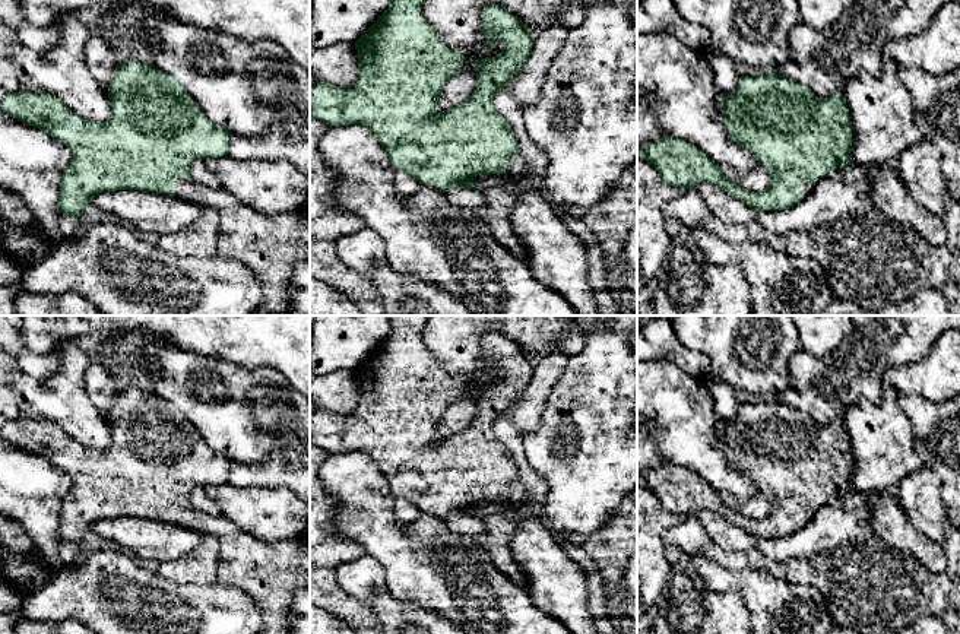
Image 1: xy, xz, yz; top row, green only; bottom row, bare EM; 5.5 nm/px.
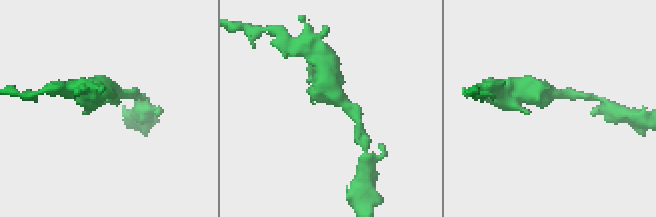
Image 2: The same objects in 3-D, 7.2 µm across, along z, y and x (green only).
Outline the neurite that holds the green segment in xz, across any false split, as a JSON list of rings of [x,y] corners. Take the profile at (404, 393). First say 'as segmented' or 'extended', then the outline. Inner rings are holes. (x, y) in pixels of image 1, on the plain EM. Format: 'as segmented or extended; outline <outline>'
extended; outline [[[386,316],[389,335],[383,342],[355,368],[358,380],[358,400],[349,413],[336,413],[330,409],[319,409],[310,416],[310,446],[320,447],[330,454],[361,451],[367,454],[384,475],[389,489],[395,497],[408,500],[419,511],[428,511],[438,517],[452,514],[479,516],[475,503],[522,501],[526,495],[519,482],[517,465],[510,450],[495,437],[494,425],[501,415],[519,400],[532,380],[532,358],[514,342],[501,333],[488,332],[481,339],[484,362],[491,373],[501,371],[504,375],[494,384],[469,390],[475,394],[476,416],[462,431],[443,440],[435,434],[444,412],[463,394],[465,378],[449,375],[438,367],[435,358],[421,340],[421,332],[430,316]]]

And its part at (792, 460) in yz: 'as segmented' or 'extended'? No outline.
extended

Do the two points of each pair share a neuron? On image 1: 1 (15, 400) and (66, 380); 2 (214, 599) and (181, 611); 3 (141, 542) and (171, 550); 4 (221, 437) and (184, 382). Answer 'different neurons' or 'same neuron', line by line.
1: same neuron
2: same neuron
3: same neuron
4: same neuron

